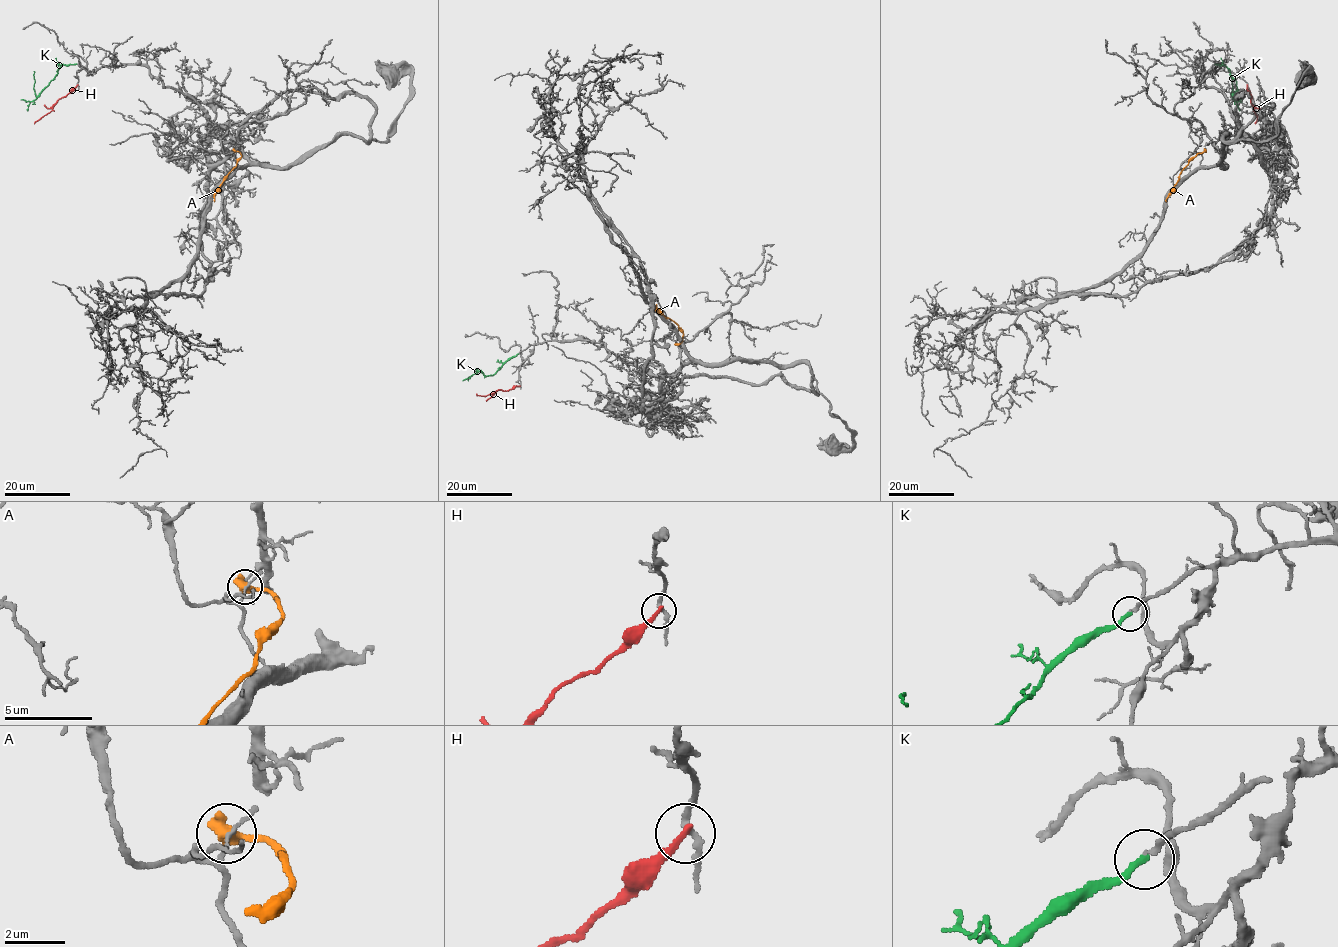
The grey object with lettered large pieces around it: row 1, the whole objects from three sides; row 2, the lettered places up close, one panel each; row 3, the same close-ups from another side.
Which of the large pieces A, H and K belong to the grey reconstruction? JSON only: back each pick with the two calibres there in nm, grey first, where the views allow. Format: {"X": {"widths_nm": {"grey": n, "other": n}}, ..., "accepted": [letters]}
{"K": {"widths_nm": {"grey": 130, "other": 240}}, "accepted": ["K"]}

